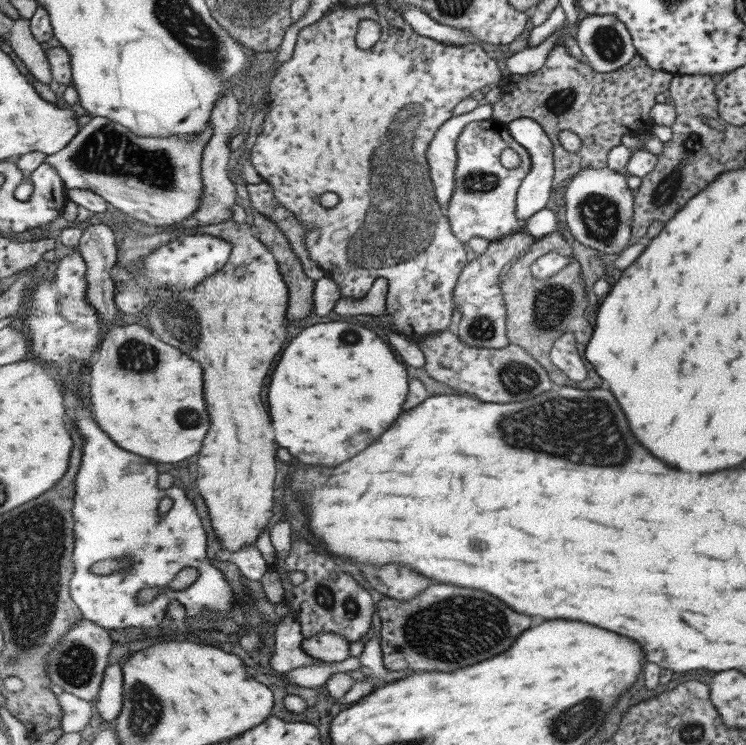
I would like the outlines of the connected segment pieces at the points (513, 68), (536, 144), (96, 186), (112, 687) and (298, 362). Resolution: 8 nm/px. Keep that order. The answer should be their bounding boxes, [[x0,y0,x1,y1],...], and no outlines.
[[505,30,561,75],[507,117,556,221],[44,116,215,227],[96,663,124,722],[269,322,410,466]]

